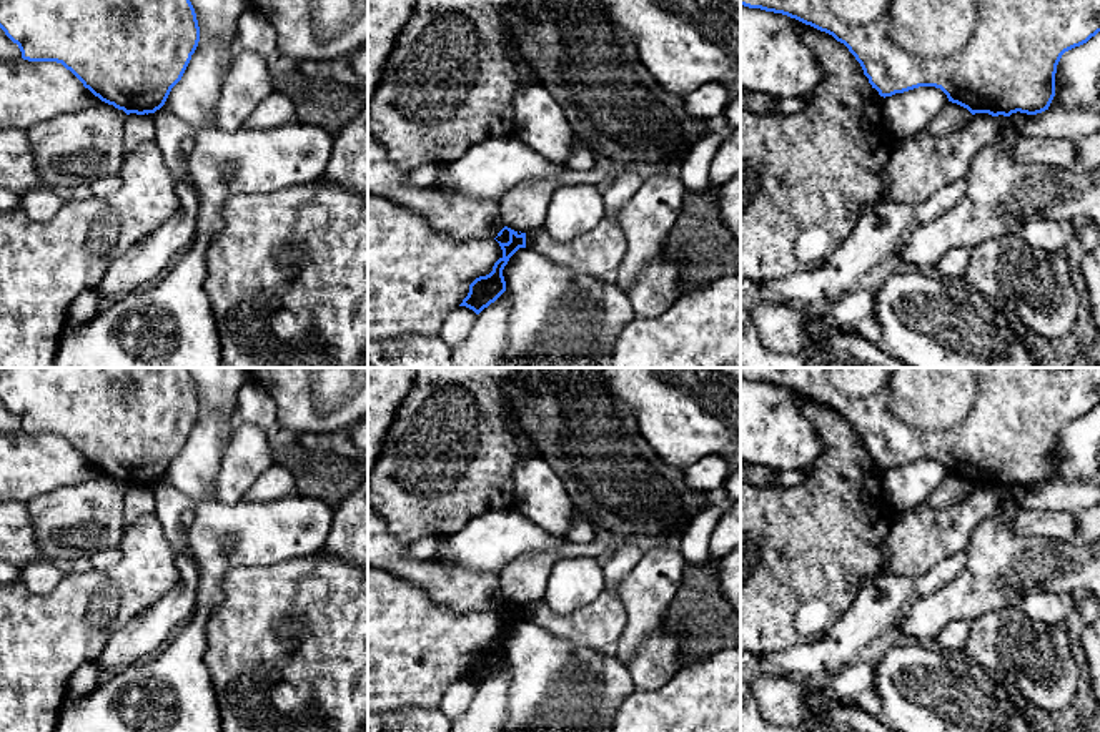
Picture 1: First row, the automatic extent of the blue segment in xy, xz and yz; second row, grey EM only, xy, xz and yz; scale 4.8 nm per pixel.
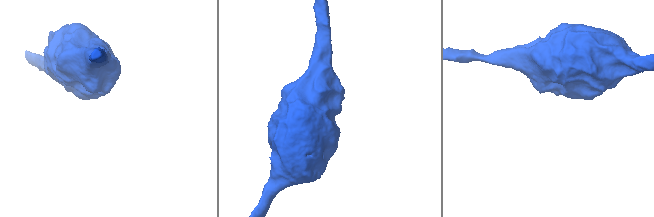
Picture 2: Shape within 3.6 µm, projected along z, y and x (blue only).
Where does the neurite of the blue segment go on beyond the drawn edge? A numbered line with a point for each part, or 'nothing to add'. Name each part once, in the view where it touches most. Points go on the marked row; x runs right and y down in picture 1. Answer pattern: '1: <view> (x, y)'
nothing to add

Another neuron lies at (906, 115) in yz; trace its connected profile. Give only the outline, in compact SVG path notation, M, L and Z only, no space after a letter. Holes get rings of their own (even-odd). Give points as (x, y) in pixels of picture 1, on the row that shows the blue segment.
M919 87L884 98L882 118L897 140L924 133L924 128L945 108L947 95L935 87Z

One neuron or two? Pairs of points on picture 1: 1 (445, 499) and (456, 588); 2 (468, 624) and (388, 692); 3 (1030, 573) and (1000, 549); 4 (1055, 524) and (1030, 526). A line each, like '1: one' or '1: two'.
1: two
2: one
3: one
4: one

